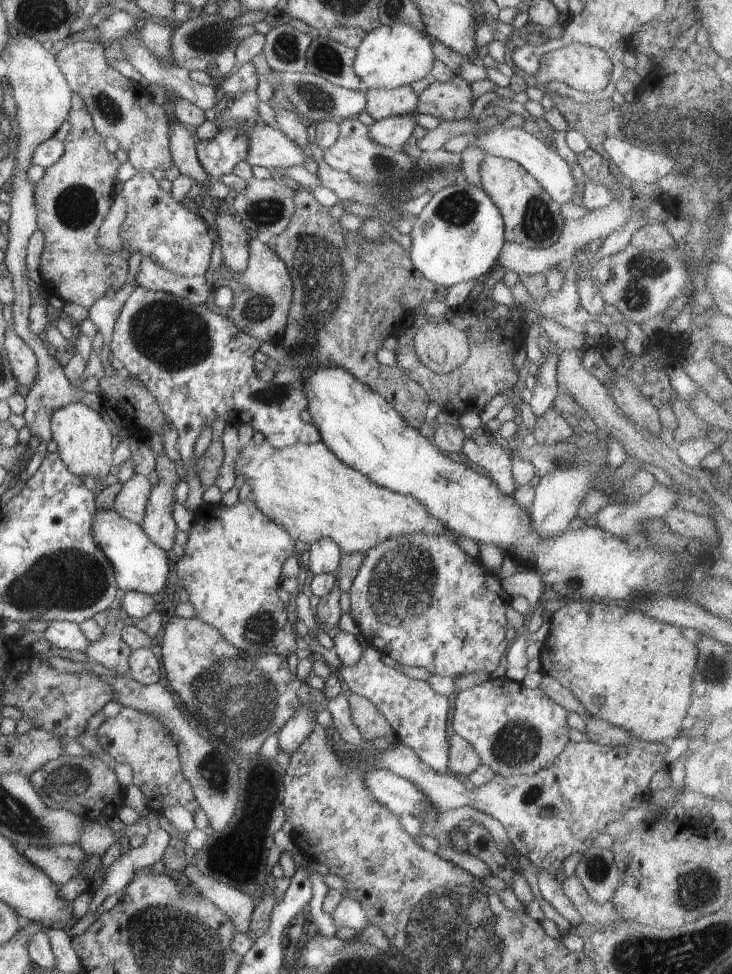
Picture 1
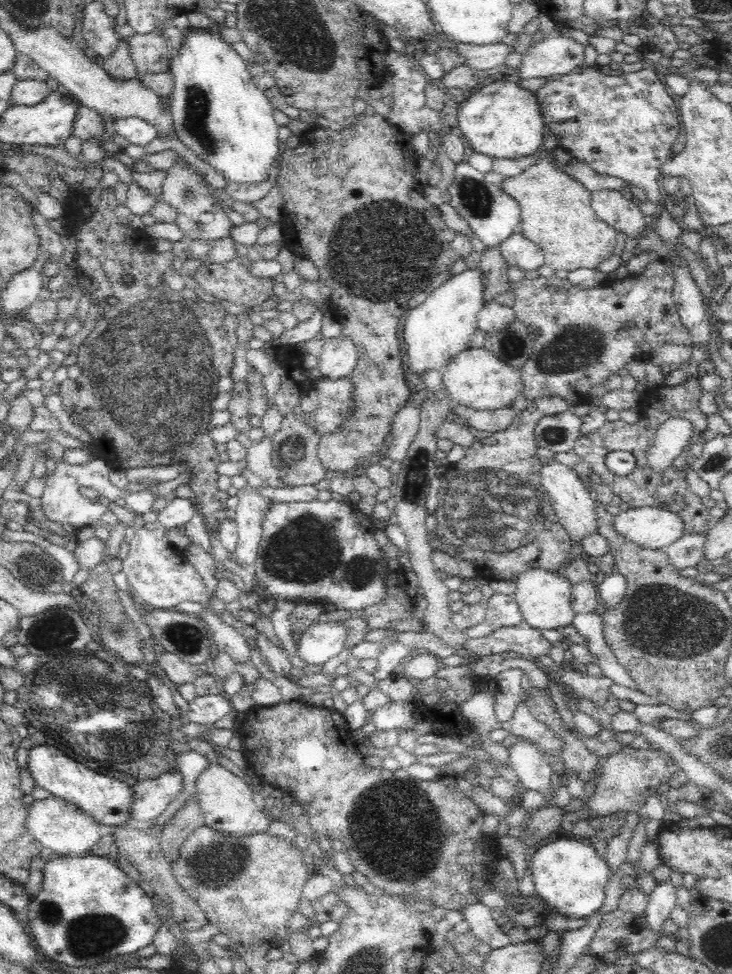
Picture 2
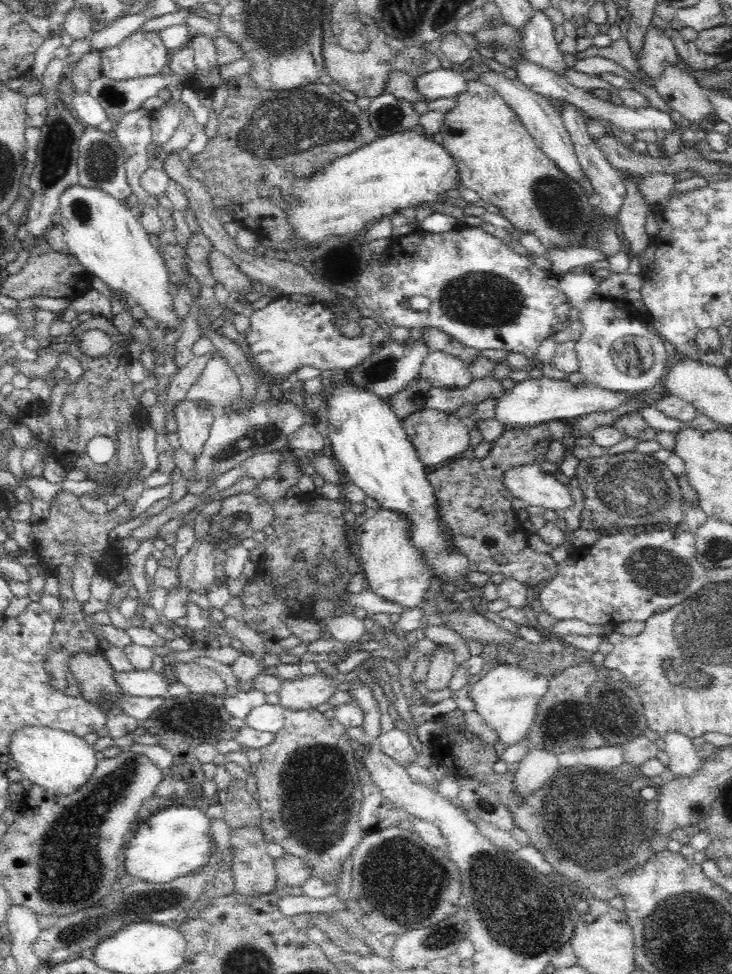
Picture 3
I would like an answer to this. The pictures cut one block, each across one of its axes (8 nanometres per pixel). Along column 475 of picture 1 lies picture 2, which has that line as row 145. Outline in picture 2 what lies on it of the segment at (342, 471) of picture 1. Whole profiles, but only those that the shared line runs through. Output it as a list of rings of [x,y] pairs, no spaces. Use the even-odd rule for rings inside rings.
[[[546,129],[546,131],[537,152],[540,155],[543,152],[540,159],[519,175],[505,177],[501,185],[502,190],[519,204],[522,218],[519,232],[526,239],[541,247],[545,256],[545,264],[548,267],[551,267],[555,272],[597,269],[601,262],[612,256],[618,233],[611,225],[608,225],[608,222],[602,221],[591,208],[592,192],[556,165],[554,150],[559,147],[558,140],[550,130]]]

